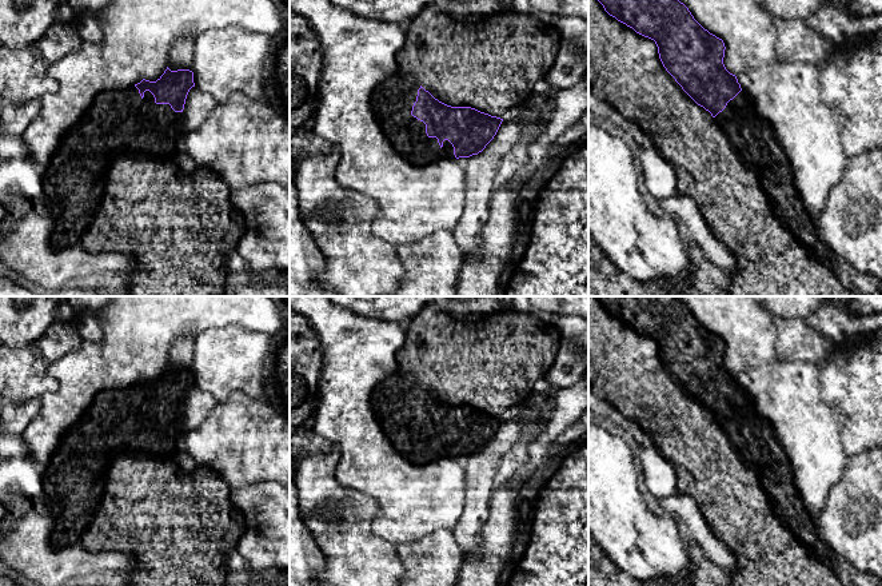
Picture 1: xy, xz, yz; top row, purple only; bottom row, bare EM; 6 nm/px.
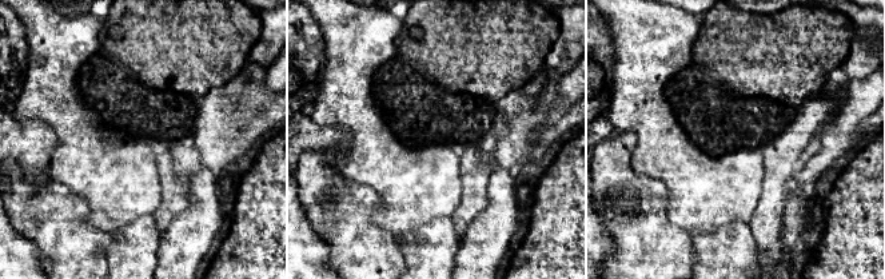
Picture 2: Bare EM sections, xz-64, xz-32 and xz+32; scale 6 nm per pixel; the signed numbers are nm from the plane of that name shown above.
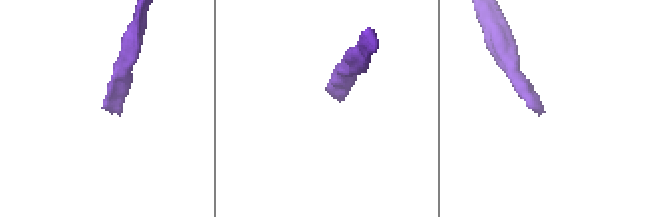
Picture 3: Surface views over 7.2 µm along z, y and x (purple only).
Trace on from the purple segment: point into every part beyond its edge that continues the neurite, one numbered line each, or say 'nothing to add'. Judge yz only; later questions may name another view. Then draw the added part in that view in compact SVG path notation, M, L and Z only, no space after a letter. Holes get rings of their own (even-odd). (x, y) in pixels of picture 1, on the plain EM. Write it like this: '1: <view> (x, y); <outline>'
1: yz (754, 441); M742 388L714 418L745 465L755 473L778 518L818 558L833 557L795 490L790 461L773 428L759 419L750 395Z

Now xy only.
1: xy (118, 422); M133 384L97 395L83 416L64 434L43 470L44 511L53 519L52 545L63 547L80 542L97 510L105 477L115 458L123 454L156 458L173 455L185 432L183 411L175 411L169 403L156 403L149 390L141 396Z

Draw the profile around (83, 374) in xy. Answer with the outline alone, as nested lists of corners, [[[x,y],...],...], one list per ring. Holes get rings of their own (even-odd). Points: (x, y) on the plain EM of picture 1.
[[[88,340],[49,364],[47,371],[59,387],[40,396],[40,410],[23,434],[32,459],[41,470],[49,463],[64,434],[97,395],[123,390],[143,379],[133,366],[105,360],[100,344]]]

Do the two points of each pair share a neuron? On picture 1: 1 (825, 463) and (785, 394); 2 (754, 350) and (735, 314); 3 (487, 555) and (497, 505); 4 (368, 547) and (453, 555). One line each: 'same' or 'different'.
1: same
2: same
3: same
4: different

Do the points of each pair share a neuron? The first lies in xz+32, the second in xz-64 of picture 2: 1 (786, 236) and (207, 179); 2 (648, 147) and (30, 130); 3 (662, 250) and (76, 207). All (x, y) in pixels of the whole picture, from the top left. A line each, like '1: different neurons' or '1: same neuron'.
1: same neuron
2: different neurons
3: same neuron

